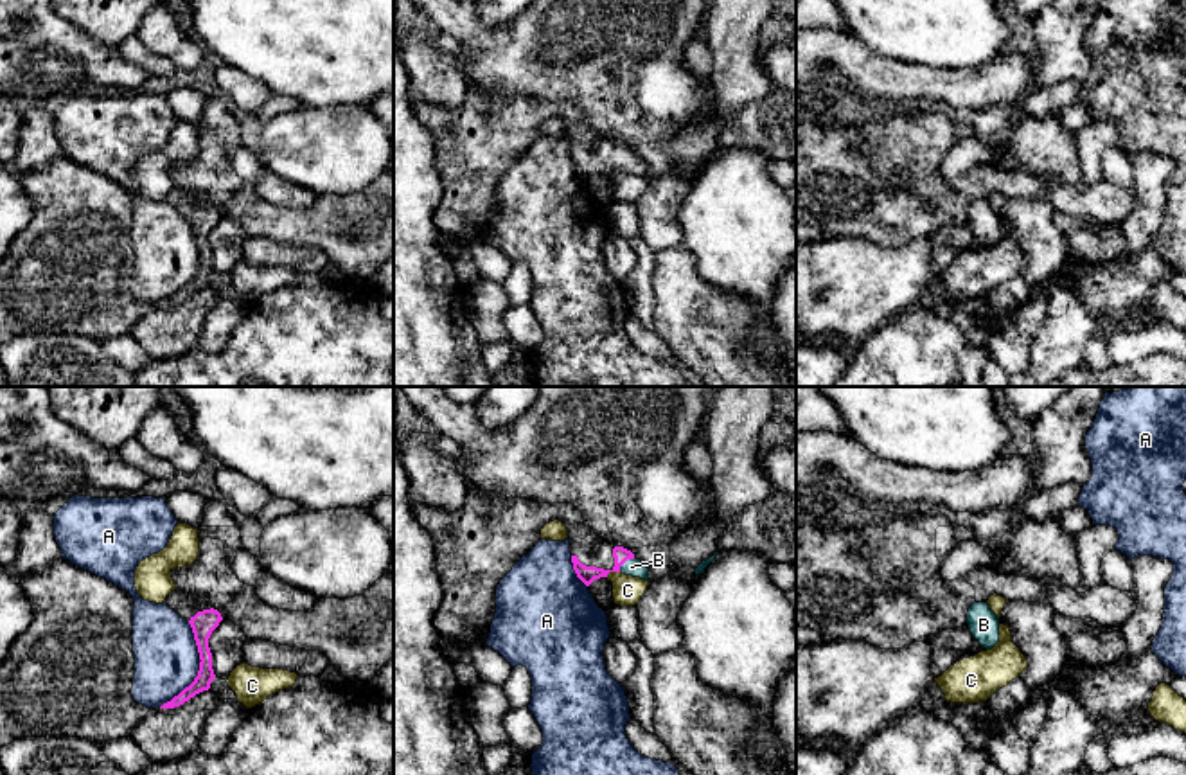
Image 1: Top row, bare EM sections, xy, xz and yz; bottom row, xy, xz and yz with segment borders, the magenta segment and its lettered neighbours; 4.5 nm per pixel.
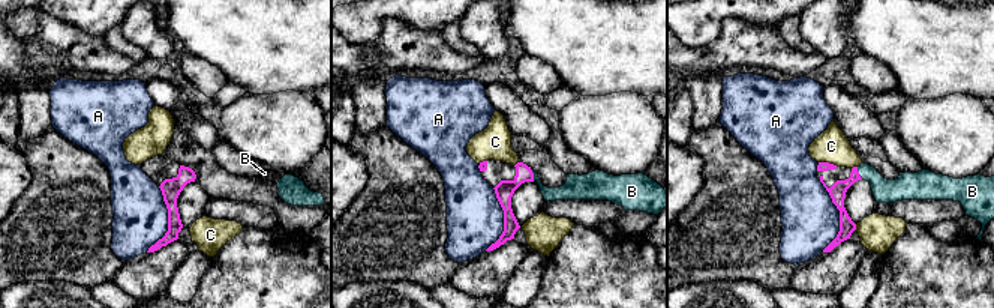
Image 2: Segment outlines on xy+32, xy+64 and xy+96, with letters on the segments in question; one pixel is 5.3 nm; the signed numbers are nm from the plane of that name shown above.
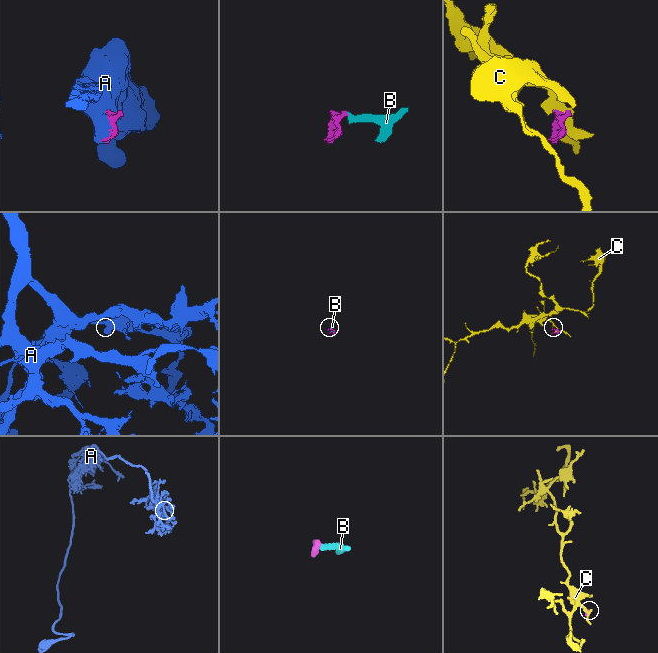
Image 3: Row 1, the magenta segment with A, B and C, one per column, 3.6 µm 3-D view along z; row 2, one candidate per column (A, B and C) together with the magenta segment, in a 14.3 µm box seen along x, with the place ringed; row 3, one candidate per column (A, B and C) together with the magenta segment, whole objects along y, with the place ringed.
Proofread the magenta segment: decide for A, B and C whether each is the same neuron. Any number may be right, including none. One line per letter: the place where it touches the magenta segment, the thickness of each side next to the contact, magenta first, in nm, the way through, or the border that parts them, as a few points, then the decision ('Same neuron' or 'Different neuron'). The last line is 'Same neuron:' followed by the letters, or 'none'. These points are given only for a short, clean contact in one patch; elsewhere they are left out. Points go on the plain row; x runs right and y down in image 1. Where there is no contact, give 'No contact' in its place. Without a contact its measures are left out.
A: Touches magenta at xy (200, 265). Thickness 110 nm (magenta) against 280 nm. Different neuron
B: Touches magenta at xz (626, 157). Thickness 80 nm (magenta) against 80 nm. Path across: xz (586, 171), (613, 168), (626, 157), (631, 164). Same neuron
C: Touches magenta at xz (611, 168). Thickness 80 nm (magenta) against 140 nm. Different neuron
Same neuron: B

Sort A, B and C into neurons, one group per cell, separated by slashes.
A / B / C

